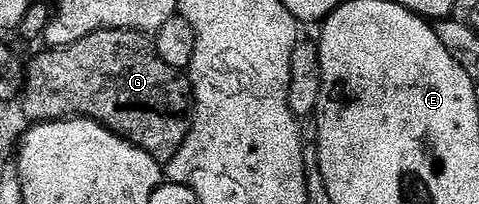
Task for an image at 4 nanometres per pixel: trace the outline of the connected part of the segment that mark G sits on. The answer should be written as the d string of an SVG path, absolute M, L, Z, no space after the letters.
M98 30L68 46L47 48L44 54L37 55L31 63L28 61L25 66L25 85L21 95L21 105L28 123L40 124L61 122L69 118L89 118L93 122L102 124L105 129L112 130L114 134L118 134L126 142L131 142L137 148L149 152L149 156L153 156L159 163L166 164L177 156L177 152L183 147L185 140L189 136L195 113L195 93L191 91L190 77L177 68L169 68L169 64L165 64L165 60L161 60L154 41L146 33L138 30Z

